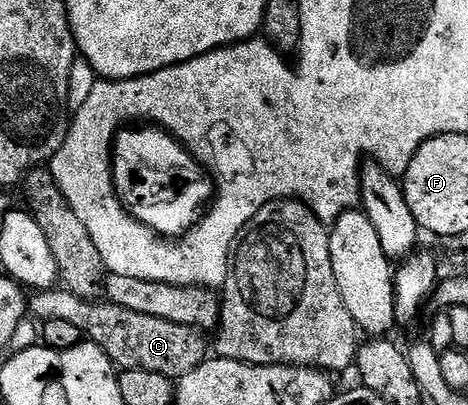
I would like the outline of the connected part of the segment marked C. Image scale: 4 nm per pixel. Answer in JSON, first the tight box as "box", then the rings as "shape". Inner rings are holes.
{"box":[28,288,208,380],"shape":[[[65,288],[35,293],[29,299],[28,310],[29,315],[38,318],[40,322],[66,320],[73,324],[91,343],[106,353],[115,367],[123,371],[147,370],[177,380],[196,370],[208,356],[205,337],[197,329],[135,313],[117,304],[84,300]]]}

